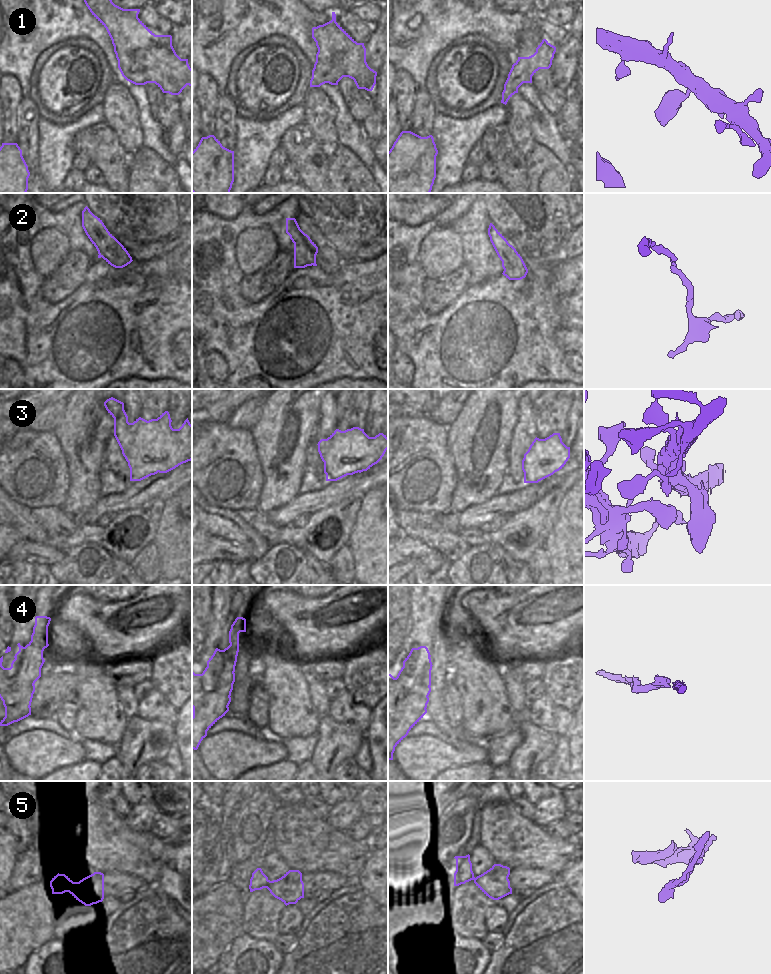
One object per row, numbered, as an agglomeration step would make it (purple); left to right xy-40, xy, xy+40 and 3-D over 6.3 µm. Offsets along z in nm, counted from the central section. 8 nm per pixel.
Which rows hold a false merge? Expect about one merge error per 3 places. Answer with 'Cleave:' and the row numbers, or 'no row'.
Cleave: 3, 5

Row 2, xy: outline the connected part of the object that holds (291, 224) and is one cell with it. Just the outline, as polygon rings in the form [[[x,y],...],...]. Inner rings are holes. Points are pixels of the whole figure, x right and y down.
[[[286,218],[286,233],[294,243],[294,268],[317,266],[318,247],[299,227],[295,218]]]

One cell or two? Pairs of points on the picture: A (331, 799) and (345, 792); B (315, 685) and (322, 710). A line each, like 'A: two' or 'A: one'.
A: one
B: one

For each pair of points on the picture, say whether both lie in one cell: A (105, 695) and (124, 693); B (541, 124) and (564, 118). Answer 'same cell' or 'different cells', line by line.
A: different cells
B: different cells

